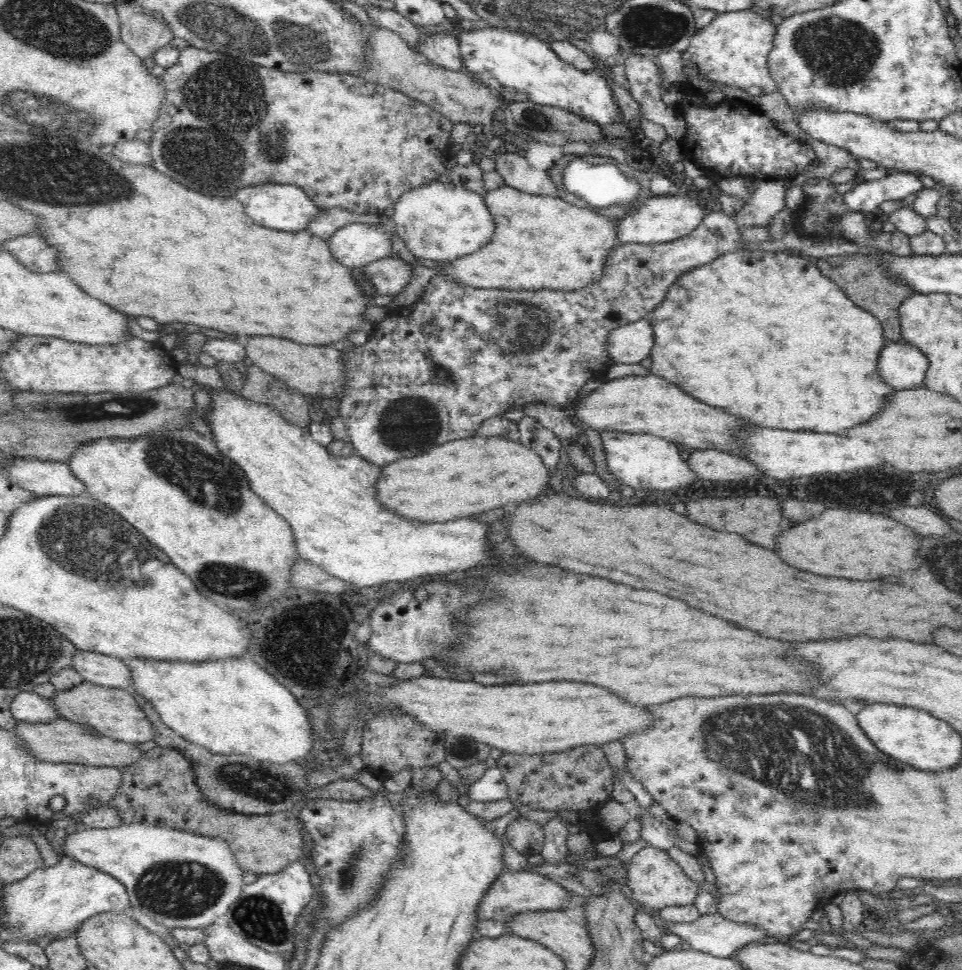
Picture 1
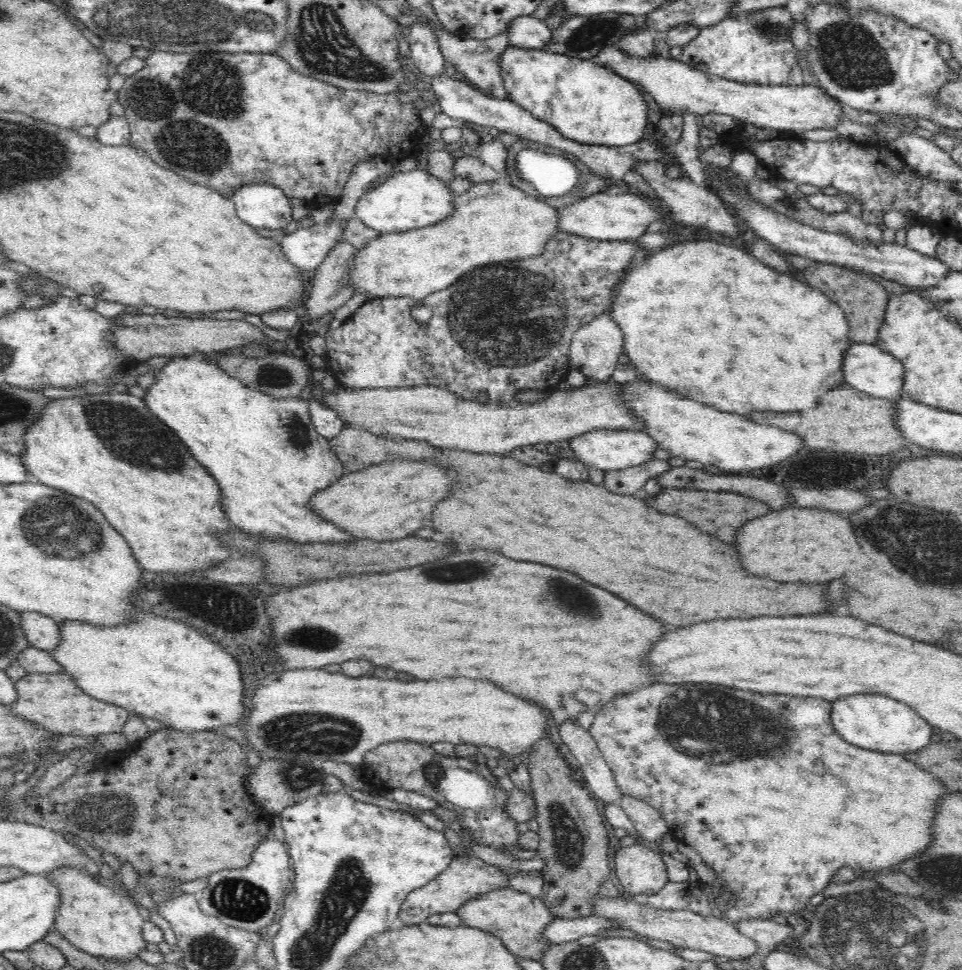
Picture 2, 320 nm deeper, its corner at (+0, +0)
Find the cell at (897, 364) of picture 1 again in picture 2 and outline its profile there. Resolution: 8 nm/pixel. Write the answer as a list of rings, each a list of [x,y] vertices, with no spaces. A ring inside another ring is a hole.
[[[851,343],[846,348],[844,362],[842,362],[842,374],[846,384],[852,388],[865,392],[871,397],[896,401],[902,396],[902,386],[904,384],[904,367],[894,356],[879,349],[875,344]]]

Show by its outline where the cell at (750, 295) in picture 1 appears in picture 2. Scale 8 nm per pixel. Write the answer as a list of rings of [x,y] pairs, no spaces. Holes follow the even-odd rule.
[[[713,240],[683,241],[671,246],[664,246],[657,250],[648,252],[647,255],[638,256],[637,262],[630,264],[626,274],[616,286],[614,300],[605,312],[608,312],[610,319],[614,319],[620,331],[622,331],[622,348],[630,362],[634,364],[638,372],[647,376],[647,380],[666,386],[670,392],[678,392],[682,398],[698,400],[706,406],[714,406],[716,410],[746,414],[746,418],[754,423],[768,426],[762,420],[766,418],[766,412],[796,412],[796,410],[814,410],[818,404],[818,398],[832,390],[834,386],[842,384],[842,354],[852,342],[848,339],[849,324],[844,317],[842,309],[832,302],[830,298],[798,280],[794,280],[788,274],[774,272],[774,269],[760,262],[746,246],[740,244],[726,245]]]

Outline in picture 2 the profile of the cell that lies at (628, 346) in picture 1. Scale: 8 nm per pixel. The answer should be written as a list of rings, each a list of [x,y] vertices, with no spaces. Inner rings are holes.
[[[608,312],[596,316],[588,324],[574,332],[570,348],[568,348],[568,366],[570,369],[576,369],[586,376],[586,379],[596,379],[600,383],[606,383],[611,380],[614,368],[618,366],[620,354],[625,354],[622,348],[622,331],[614,319],[610,319]]]

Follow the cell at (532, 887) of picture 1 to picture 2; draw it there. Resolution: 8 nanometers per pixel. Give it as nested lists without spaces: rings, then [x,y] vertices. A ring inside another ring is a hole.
[[[472,854],[466,857],[454,856],[446,870],[439,873],[434,880],[430,880],[424,886],[412,890],[406,896],[406,900],[402,902],[398,912],[398,923],[404,925],[420,924],[425,922],[428,916],[432,914],[454,913],[466,900],[476,898],[482,892],[490,892],[490,890],[496,890],[496,888],[508,887],[508,879],[508,875],[504,875],[500,871],[500,867],[487,864]]]

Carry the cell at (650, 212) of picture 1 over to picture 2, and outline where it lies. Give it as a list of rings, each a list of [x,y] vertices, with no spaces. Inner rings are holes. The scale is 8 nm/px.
[[[598,192],[576,200],[574,204],[556,208],[558,230],[579,237],[599,241],[632,241],[644,234],[650,222],[656,222],[660,214],[635,192]]]

